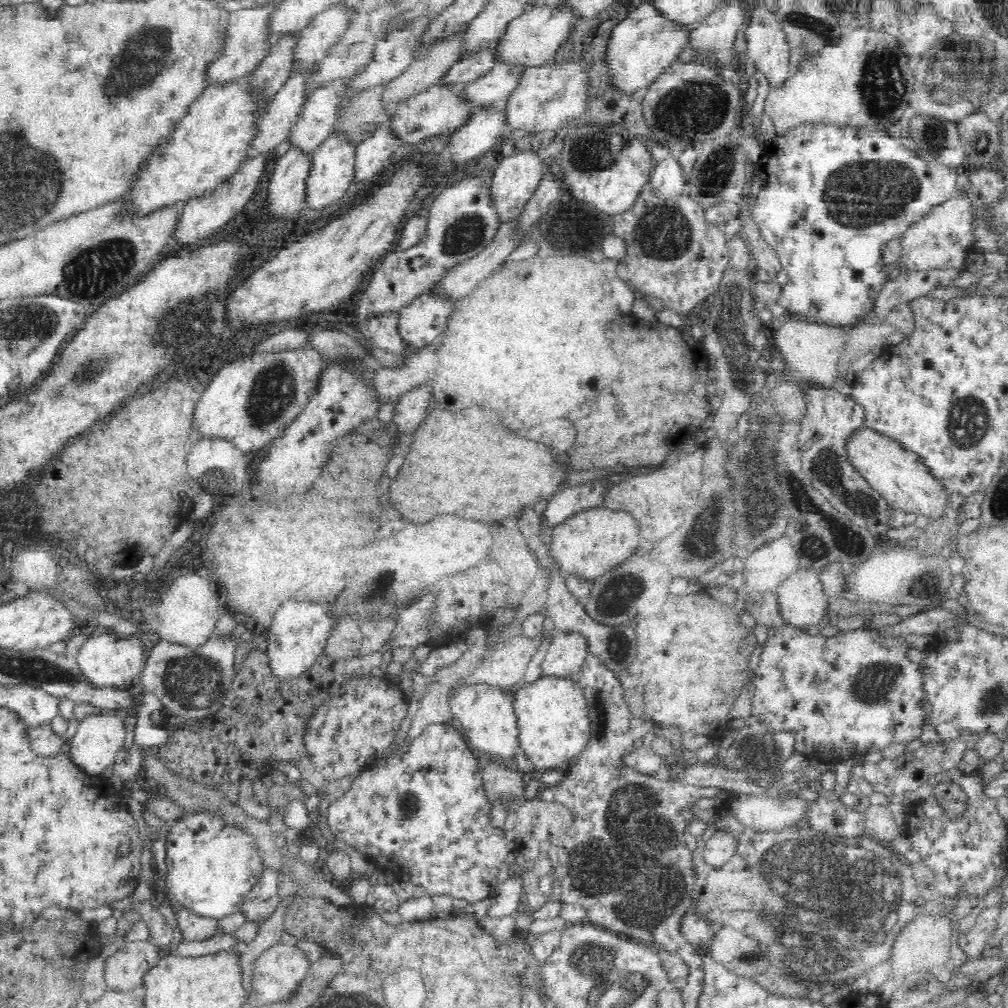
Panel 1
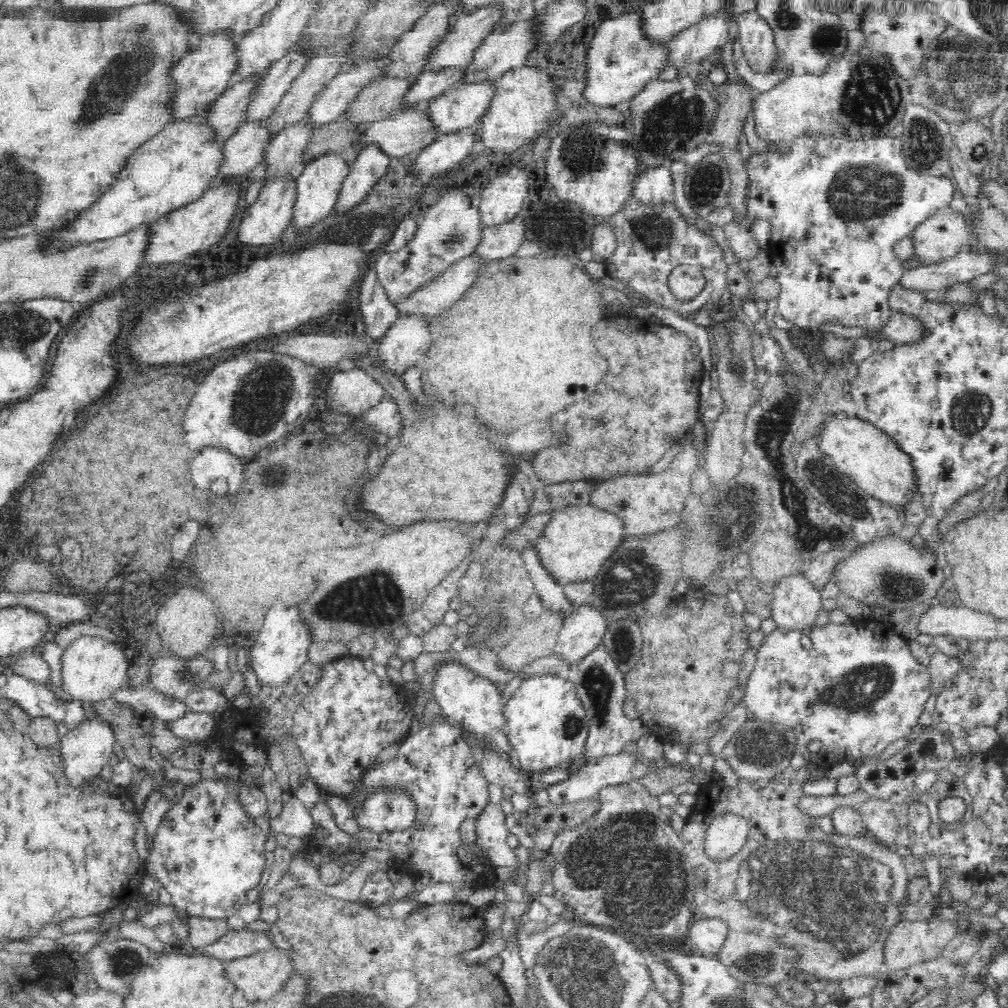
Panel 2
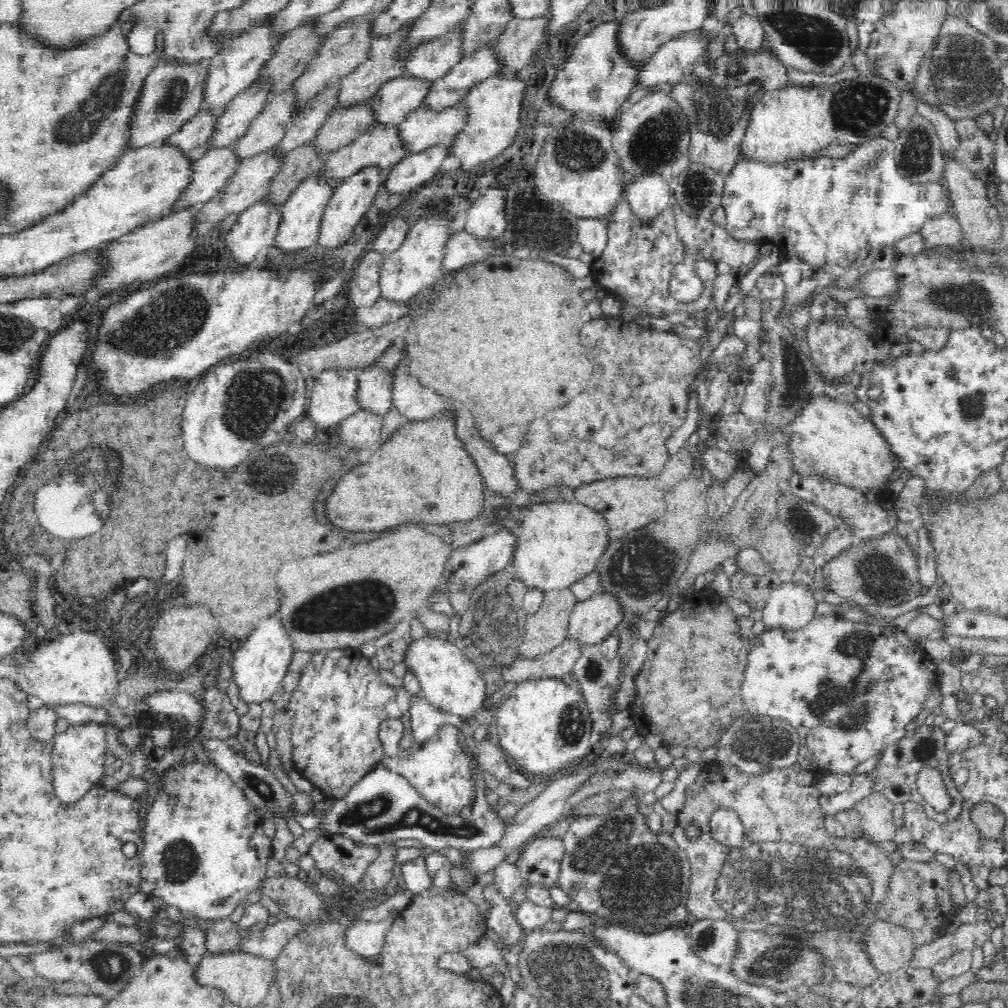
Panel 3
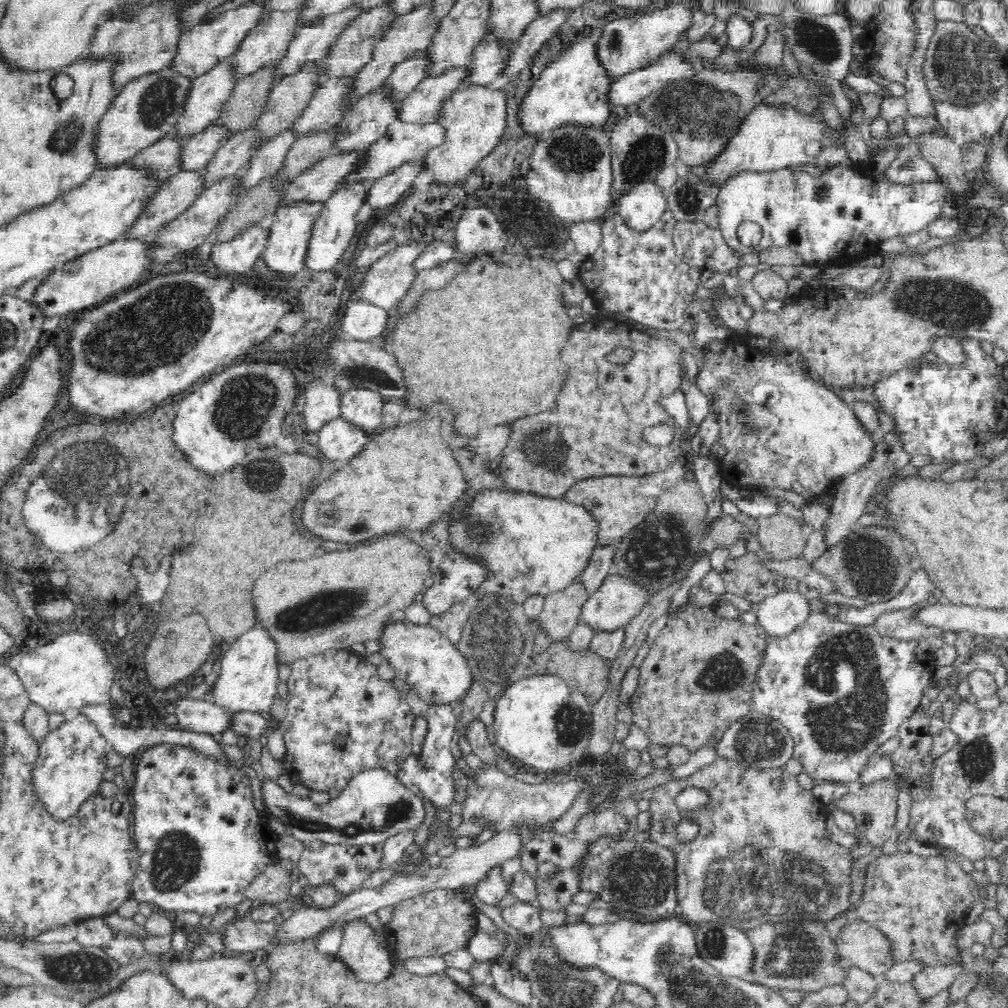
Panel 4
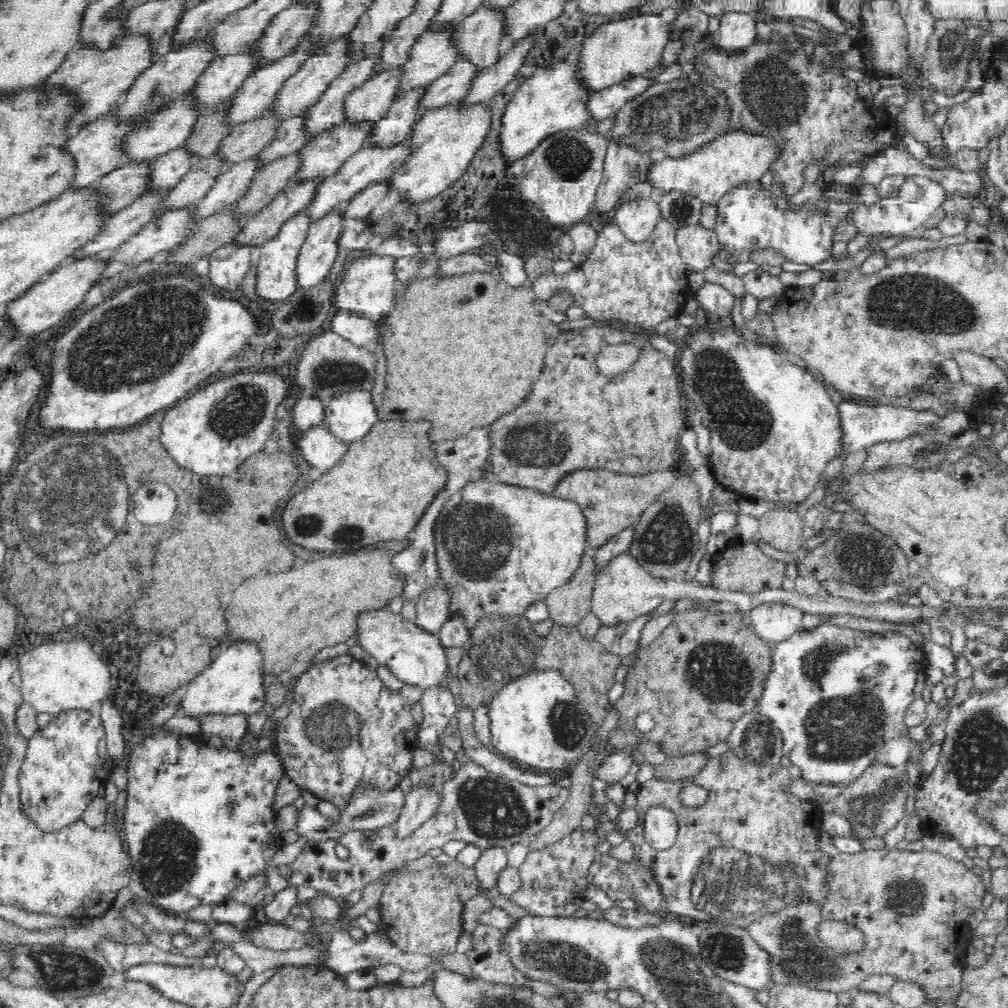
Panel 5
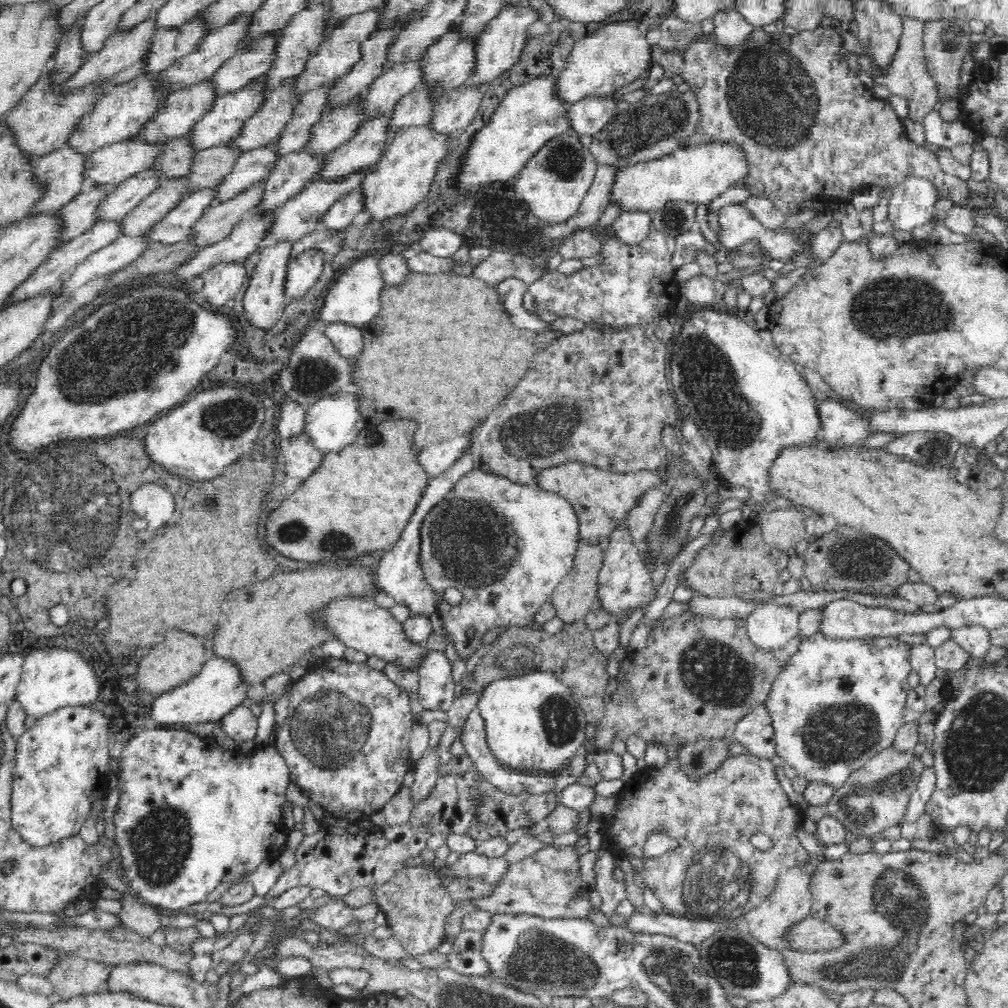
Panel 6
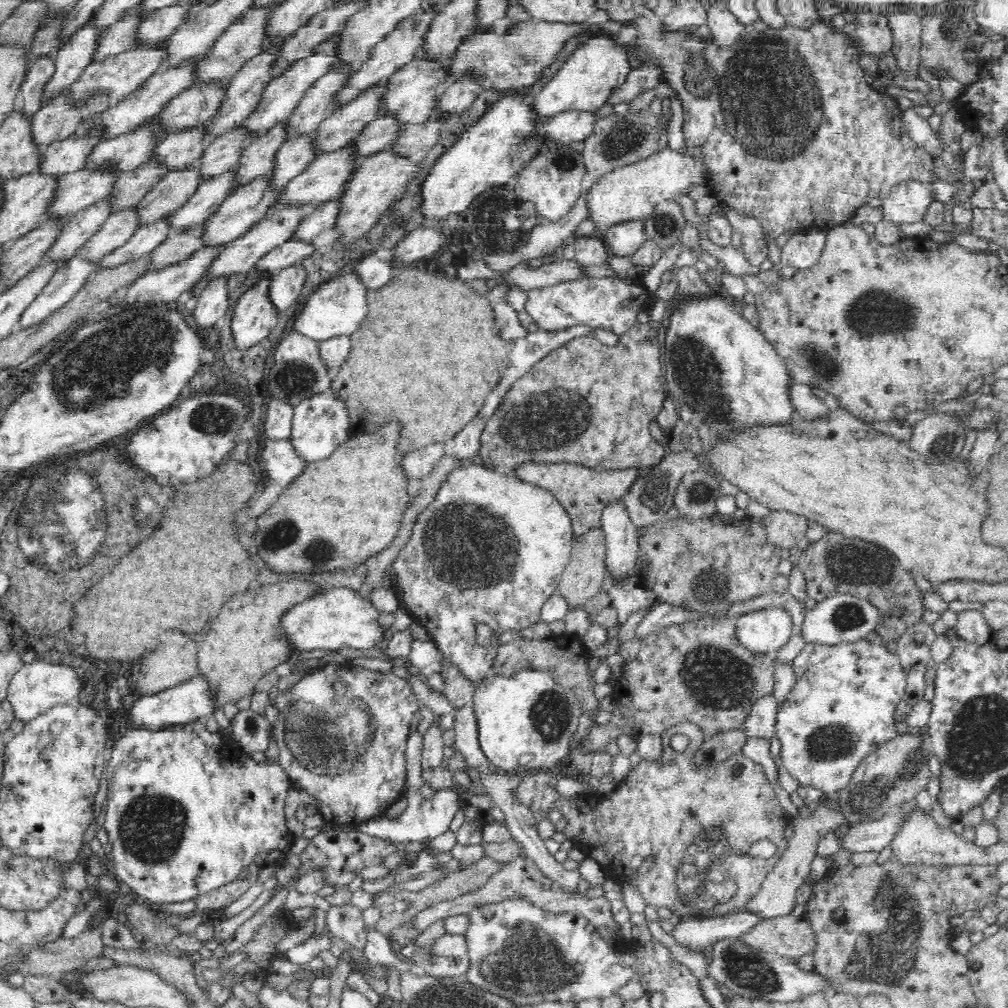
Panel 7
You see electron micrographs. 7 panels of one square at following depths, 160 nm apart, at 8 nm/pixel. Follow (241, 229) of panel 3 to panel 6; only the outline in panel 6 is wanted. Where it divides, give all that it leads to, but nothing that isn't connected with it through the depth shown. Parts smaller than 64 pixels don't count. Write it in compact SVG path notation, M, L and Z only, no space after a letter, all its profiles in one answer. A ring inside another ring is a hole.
M219 262L204 274L200 299L209 306L218 308L231 303L235 294L244 286L246 266L244 262Z

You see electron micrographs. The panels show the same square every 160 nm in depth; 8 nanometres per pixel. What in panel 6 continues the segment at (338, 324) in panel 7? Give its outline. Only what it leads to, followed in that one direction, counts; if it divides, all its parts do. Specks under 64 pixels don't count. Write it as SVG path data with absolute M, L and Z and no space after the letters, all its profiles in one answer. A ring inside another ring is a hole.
M378 255L360 257L360 260L355 260L354 264L348 265L346 272L341 271L335 278L336 280L333 279L332 284L329 285L328 296L326 296L323 304L324 308L318 309L322 312L318 314L320 320L316 320L316 327L322 329L322 326L334 321L342 321L361 327L363 324L372 322L380 314L382 310L380 294L387 285L384 282L382 271L380 271Z

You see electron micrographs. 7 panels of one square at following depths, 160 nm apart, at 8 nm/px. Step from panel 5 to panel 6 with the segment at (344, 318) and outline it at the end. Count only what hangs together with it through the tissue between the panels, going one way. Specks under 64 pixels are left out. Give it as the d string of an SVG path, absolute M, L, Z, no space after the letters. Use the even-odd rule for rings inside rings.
M334 321L322 326L324 333L338 346L344 356L355 357L364 346L364 333L361 327L342 321Z

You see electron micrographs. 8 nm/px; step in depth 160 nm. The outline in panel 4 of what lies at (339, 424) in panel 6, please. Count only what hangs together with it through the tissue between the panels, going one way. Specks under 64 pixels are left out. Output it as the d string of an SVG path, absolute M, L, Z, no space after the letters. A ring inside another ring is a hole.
M356 387L344 390L341 417L369 433L377 433L381 426L384 400L383 395L376 390Z

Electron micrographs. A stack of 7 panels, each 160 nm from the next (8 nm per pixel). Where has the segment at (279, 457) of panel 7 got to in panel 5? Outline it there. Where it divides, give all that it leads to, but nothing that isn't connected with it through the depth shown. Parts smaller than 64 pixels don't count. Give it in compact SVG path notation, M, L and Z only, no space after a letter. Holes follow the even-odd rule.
M320 425L295 434L298 453L321 472L334 468L350 451L351 442L341 440L330 428Z

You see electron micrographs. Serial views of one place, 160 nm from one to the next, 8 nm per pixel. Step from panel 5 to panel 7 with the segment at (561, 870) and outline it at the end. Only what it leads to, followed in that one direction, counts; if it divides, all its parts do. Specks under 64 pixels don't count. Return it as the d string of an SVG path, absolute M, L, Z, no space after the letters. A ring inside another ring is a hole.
M524 856L510 863L503 864L502 868L494 874L487 884L478 891L454 898L453 900L442 902L426 908L421 914L418 914L414 920L411 920L413 926L417 926L417 930L425 930L430 925L436 923L439 919L446 920L455 915L470 915L474 908L484 905L498 905L505 901L524 901L532 906L542 908L546 913L558 914L575 914L586 918L596 928L606 927L610 929L619 938L624 939L624 934L616 927L616 923L612 919L612 910L608 905L608 901L603 897L588 898L586 895L581 896L578 892L567 892L560 883L551 880L542 873L540 868L533 862L533 859Z

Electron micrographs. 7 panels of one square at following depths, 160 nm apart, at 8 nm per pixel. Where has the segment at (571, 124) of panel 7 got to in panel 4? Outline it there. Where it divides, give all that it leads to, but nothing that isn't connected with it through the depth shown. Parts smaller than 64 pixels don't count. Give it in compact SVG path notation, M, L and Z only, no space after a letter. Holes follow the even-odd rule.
M663 52L654 62L642 70L619 76L612 82L610 102L628 106L638 104L652 92L672 82L687 81L695 75L692 61L685 52Z

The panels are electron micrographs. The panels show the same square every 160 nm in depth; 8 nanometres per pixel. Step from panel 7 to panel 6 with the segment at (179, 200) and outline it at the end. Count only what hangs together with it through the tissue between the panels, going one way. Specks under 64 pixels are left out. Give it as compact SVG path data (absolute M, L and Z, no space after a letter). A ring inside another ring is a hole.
M230 143L198 150L188 172L190 192L214 186L222 181L232 172L242 153L240 147L232 147Z

